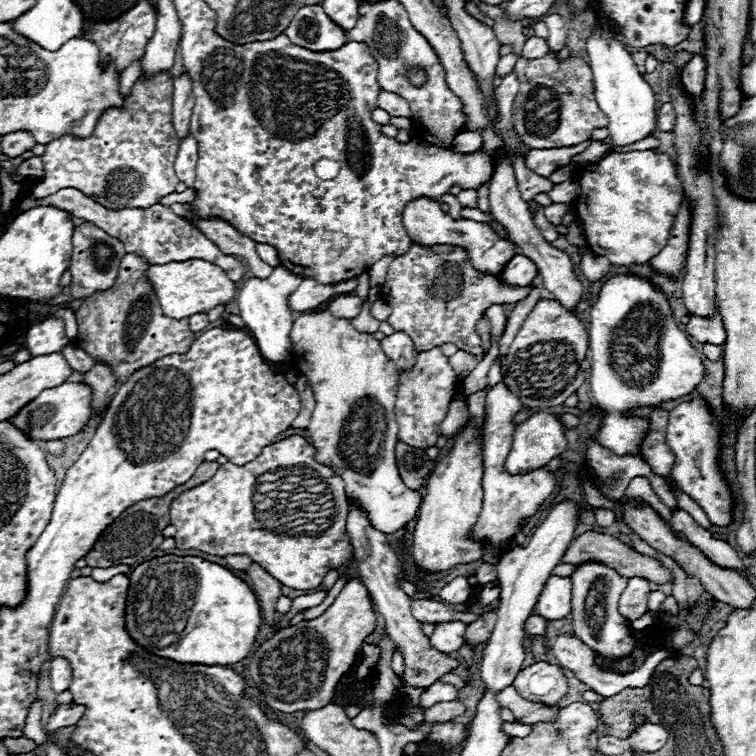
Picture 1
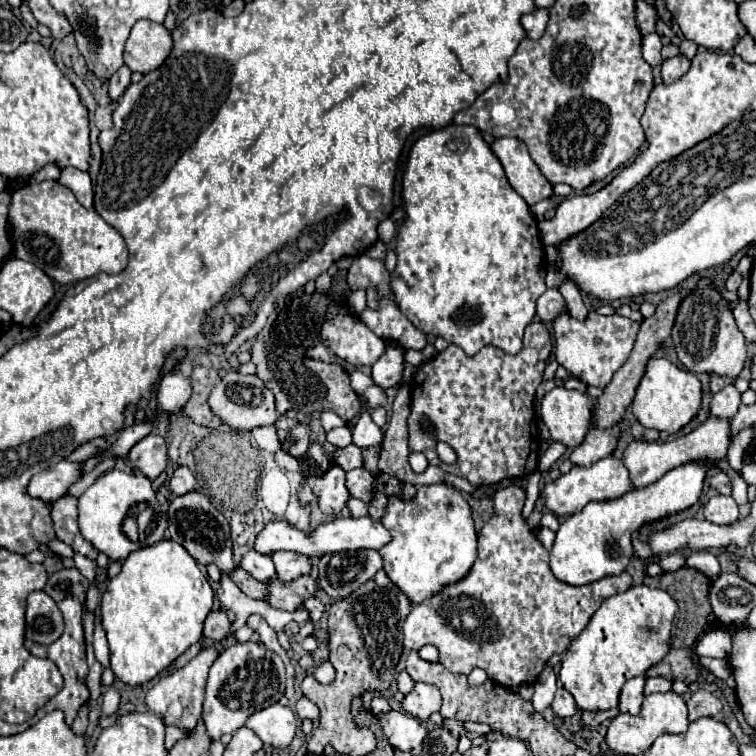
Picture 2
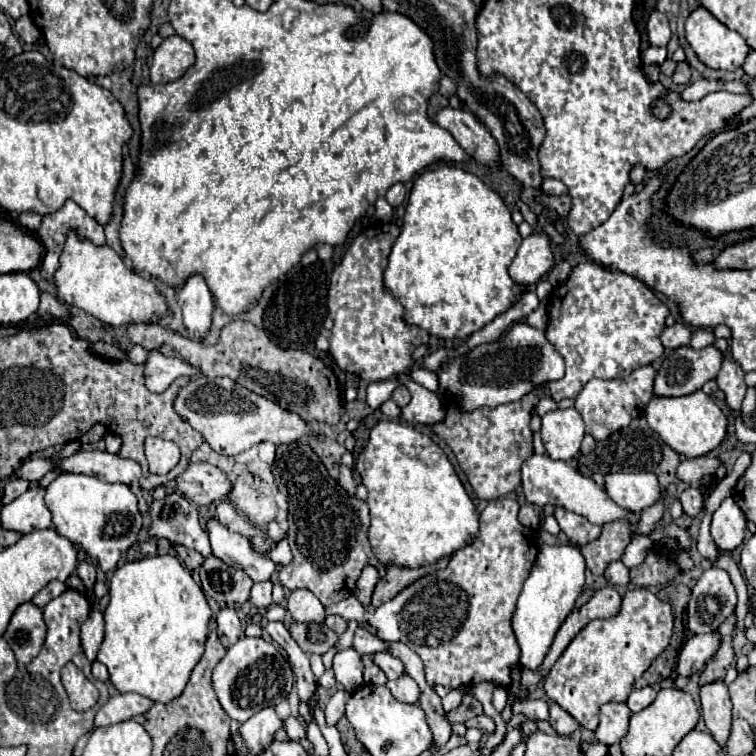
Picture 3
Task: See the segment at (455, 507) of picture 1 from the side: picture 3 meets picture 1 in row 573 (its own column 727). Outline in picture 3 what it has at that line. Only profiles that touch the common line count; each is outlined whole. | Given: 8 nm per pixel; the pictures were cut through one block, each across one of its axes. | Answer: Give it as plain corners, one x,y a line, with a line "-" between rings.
702,390
680,396
680,398
658,398
654,396
644,412
650,428
660,434
660,438
674,448
678,454
684,454
686,458
696,458
712,452
726,440
726,428
728,420
720,406

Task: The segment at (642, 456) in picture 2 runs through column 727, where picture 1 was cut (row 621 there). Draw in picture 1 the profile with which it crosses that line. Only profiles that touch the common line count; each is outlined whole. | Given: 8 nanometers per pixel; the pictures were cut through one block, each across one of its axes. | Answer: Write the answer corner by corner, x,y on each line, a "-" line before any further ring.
414,600
412,602
412,616
420,620
422,624
444,624
452,620
464,620
464,624
470,624
478,618
478,614
462,612
462,610
450,610
444,602
438,600

